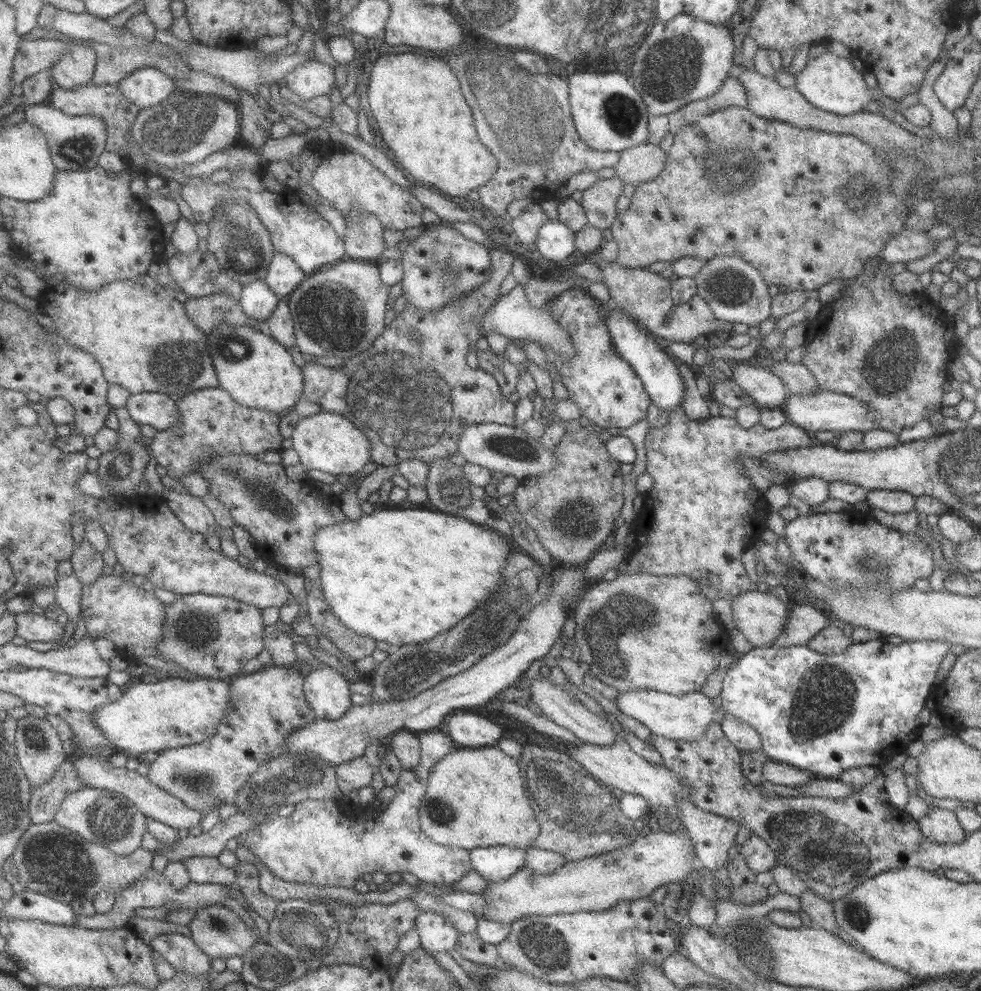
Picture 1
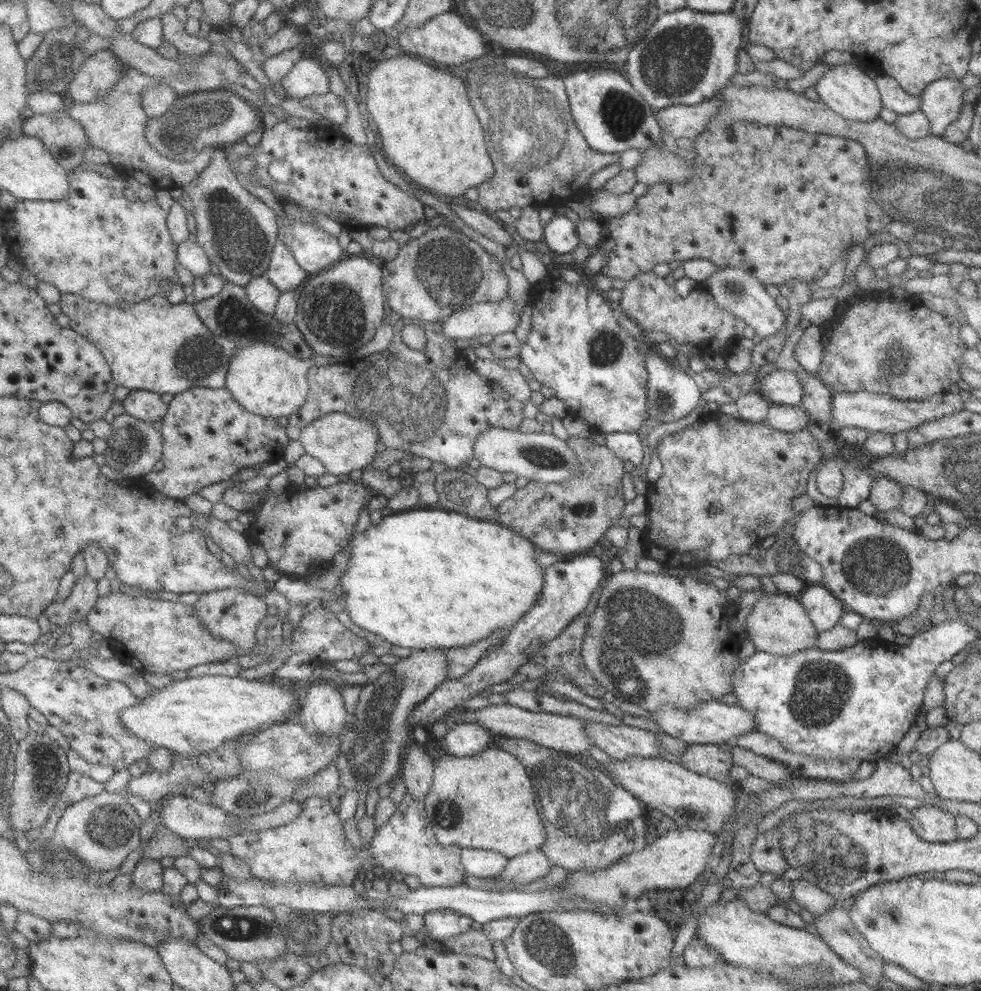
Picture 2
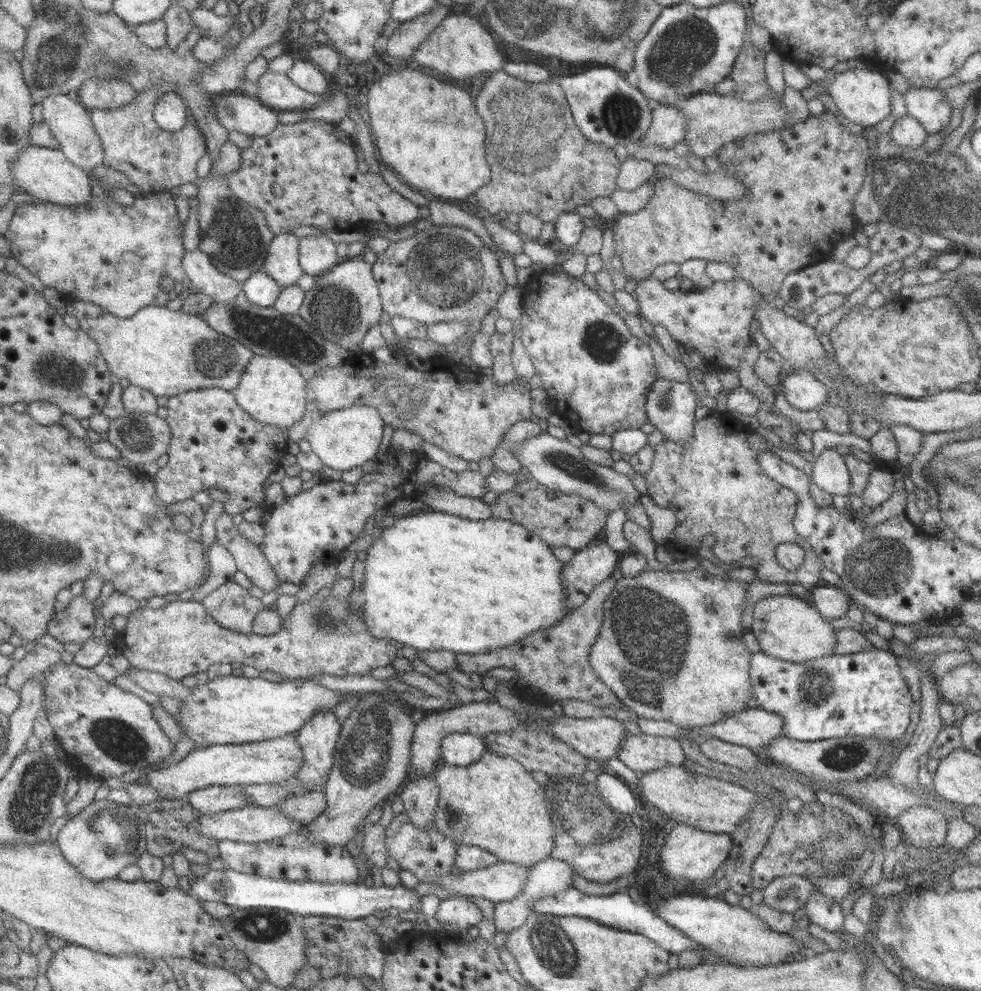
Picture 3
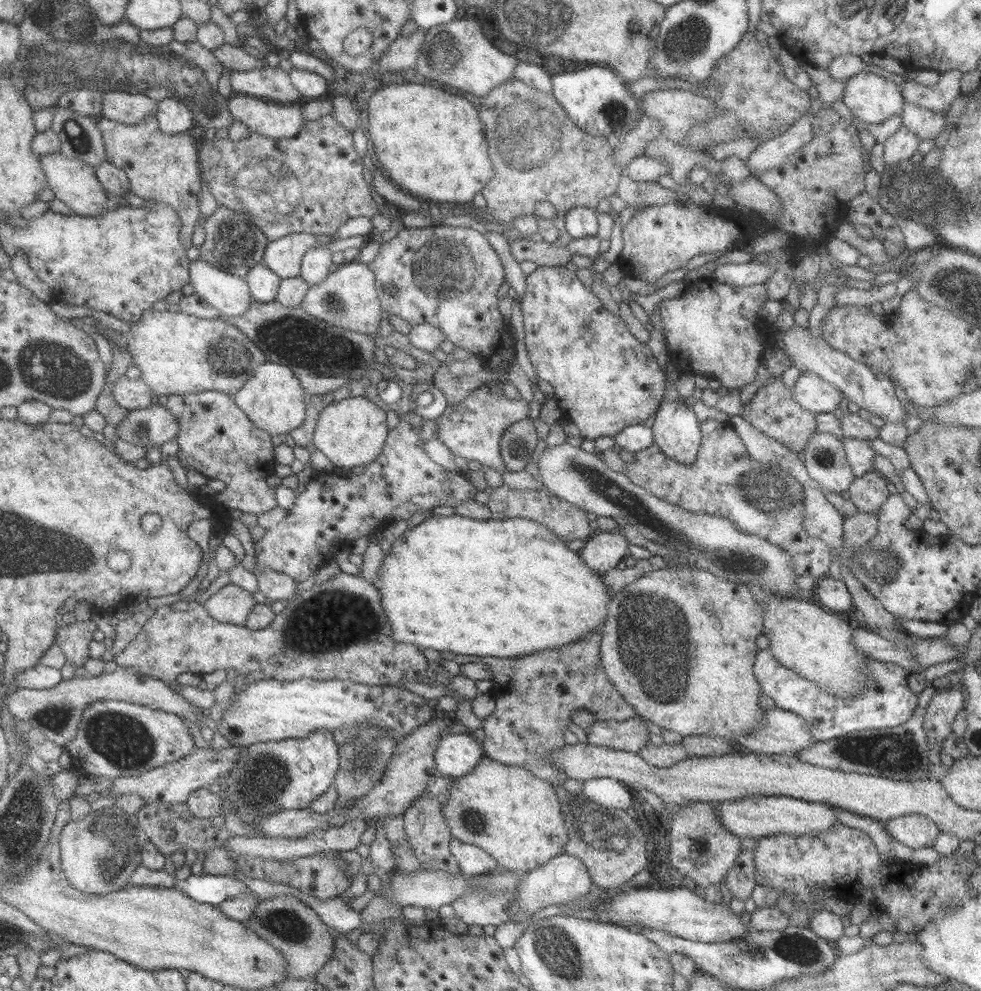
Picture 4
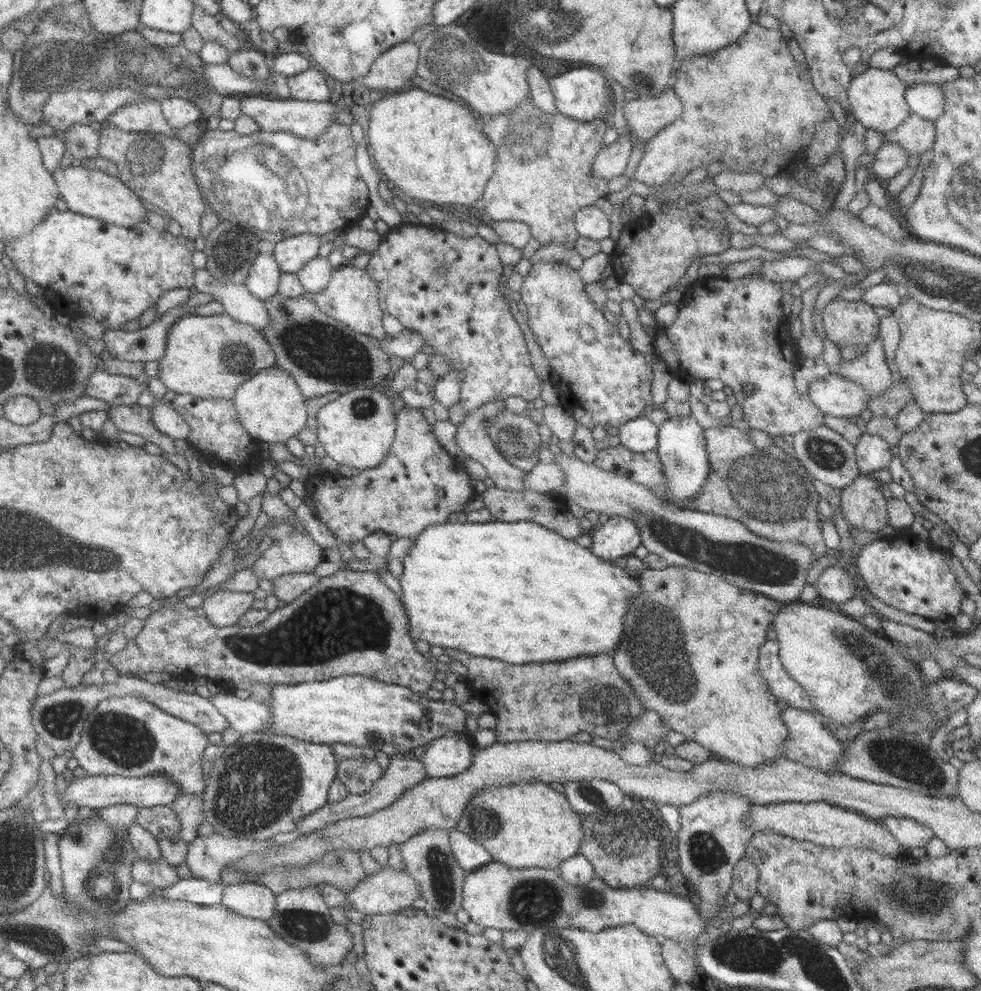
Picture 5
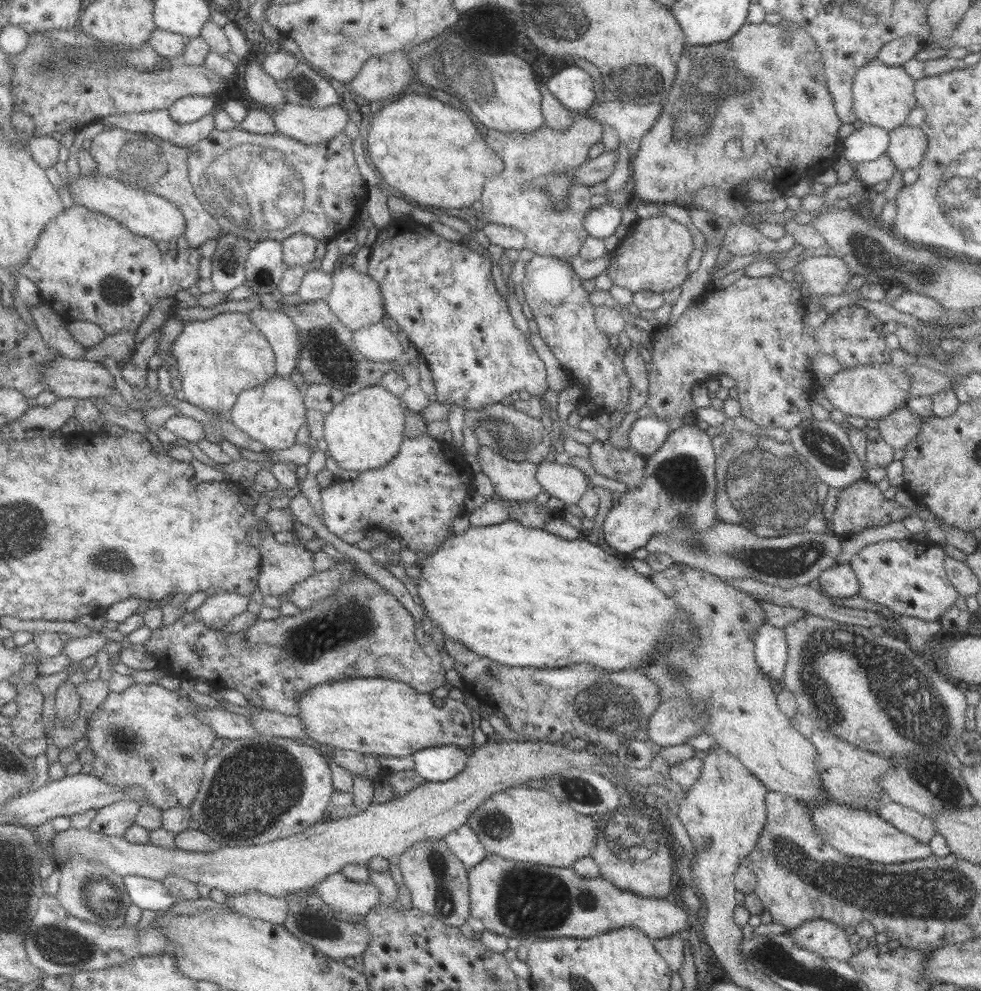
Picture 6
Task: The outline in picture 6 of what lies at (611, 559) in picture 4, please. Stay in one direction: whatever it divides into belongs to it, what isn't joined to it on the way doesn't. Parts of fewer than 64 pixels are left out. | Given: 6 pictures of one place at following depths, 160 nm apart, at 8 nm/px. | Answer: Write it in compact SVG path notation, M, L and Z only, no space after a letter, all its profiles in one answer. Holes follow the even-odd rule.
M686 421L685 425L670 430L663 444L650 456L646 457L644 466L644 482L637 490L626 490L620 495L617 504L611 505L606 512L602 524L604 543L616 554L630 557L630 555L645 546L650 536L655 533L668 533L673 530L679 521L691 525L696 531L708 529L711 525L721 521L718 520L714 509L716 476L714 473L715 453L712 449L710 436L702 432L695 425Z

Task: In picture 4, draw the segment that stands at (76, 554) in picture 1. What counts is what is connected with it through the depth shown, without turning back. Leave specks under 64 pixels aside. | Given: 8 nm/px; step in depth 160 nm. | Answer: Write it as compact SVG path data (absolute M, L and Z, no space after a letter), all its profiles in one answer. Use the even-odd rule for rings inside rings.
M90 619L67 625L58 624L54 644L74 670L83 666L85 660L90 658L87 654L87 646L92 641L94 630L97 630L97 627Z

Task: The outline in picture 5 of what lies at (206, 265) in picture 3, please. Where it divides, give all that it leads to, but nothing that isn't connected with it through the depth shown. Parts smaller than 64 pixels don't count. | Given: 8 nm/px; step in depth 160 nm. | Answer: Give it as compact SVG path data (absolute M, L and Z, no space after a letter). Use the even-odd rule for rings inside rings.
M206 269L195 270L193 284L196 292L208 294L223 307L223 312L235 320L261 330L268 325L264 301L255 298L244 284L217 282Z

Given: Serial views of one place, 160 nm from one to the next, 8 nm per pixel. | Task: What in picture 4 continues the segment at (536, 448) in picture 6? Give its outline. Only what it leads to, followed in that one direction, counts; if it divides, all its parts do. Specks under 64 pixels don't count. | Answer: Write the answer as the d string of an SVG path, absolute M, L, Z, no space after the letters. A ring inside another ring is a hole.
M531 419L511 424L500 438L500 455L507 471L523 471L537 448L539 432Z

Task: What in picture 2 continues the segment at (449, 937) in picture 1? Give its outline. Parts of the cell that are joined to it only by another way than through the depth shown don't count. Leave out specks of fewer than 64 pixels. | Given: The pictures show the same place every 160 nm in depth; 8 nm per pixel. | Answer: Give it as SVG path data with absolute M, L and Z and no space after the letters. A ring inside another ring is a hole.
M445 909L425 913L422 918L426 939L440 943L443 938L452 937L469 930L473 921L466 916Z

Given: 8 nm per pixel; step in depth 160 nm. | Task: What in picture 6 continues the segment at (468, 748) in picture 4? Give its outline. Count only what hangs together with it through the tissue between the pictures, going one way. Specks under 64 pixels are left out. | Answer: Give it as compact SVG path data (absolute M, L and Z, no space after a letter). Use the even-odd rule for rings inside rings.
M453 745L433 746L430 748L417 750L413 755L413 770L426 781L441 782L453 778L465 766L467 754L463 748Z

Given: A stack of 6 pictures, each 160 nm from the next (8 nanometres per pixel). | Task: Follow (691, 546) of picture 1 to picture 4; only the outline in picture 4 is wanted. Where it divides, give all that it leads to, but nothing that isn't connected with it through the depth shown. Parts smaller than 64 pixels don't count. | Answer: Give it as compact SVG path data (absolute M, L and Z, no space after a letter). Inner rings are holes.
M703 420L699 423L700 445L696 459L688 465L674 461L666 457L661 449L651 443L647 448L635 453L633 463L625 463L624 474L630 478L635 486L640 486L649 494L678 506L691 514L705 513L719 515L725 520L730 520L739 532L743 534L758 535L767 542L782 548L791 554L790 562L792 573L795 577L810 576L816 584L822 578L828 576L829 550L828 546L818 538L809 536L801 526L802 496L800 484L787 472L773 468L773 465L762 465L753 460L746 451L740 435L735 432L729 421L717 422L717 420Z

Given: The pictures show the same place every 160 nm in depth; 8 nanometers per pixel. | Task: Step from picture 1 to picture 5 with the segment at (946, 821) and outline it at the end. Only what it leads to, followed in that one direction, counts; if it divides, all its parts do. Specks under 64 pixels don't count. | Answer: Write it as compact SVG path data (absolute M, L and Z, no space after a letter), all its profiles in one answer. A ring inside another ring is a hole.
M886 816L881 823L907 849L922 848L934 836L931 827L908 818Z

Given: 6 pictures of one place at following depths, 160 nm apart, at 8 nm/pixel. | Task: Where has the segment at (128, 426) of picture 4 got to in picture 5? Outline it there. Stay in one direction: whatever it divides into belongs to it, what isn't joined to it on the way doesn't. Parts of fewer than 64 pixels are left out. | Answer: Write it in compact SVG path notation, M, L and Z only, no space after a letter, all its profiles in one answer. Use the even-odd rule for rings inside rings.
M157 401L144 411L151 413L153 426L172 440L178 438L185 440L189 434L189 425L173 410L171 405Z

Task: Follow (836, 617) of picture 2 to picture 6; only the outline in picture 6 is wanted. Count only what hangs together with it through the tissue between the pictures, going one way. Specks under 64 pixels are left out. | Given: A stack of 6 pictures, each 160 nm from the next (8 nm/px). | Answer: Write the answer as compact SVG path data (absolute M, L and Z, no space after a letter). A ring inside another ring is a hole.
M848 563L837 564L821 571L818 576L819 590L826 596L849 598L855 596L860 586Z

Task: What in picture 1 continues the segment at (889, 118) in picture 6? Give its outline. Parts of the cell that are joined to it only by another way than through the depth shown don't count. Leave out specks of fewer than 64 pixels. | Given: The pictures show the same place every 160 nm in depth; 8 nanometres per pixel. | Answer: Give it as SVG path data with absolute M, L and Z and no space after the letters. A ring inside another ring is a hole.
M827 50L814 58L807 58L804 68L795 74L794 86L803 98L815 108L836 115L848 115L863 111L871 103L871 98L878 98L877 92L867 89L863 82L863 72L855 70L848 58L842 58Z

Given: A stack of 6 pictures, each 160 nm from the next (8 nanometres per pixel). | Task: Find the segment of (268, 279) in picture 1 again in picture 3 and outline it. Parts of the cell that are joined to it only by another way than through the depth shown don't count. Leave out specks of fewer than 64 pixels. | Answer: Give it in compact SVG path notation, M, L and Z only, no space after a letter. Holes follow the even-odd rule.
M282 232L269 243L261 270L280 288L296 285L303 274L298 263L298 238L291 232Z

